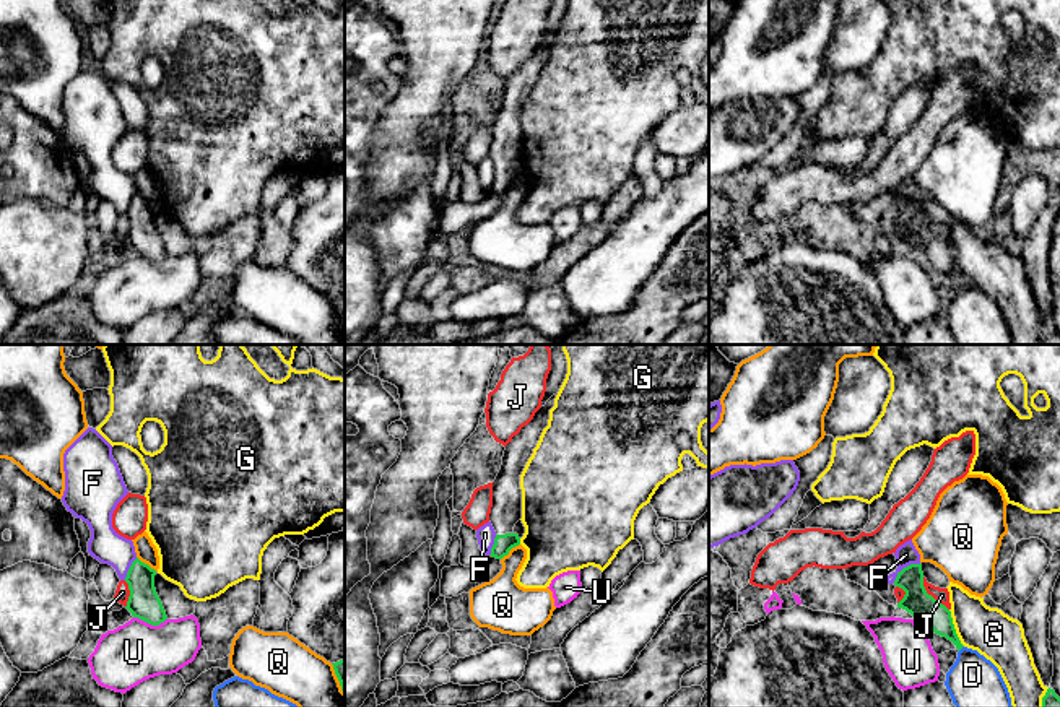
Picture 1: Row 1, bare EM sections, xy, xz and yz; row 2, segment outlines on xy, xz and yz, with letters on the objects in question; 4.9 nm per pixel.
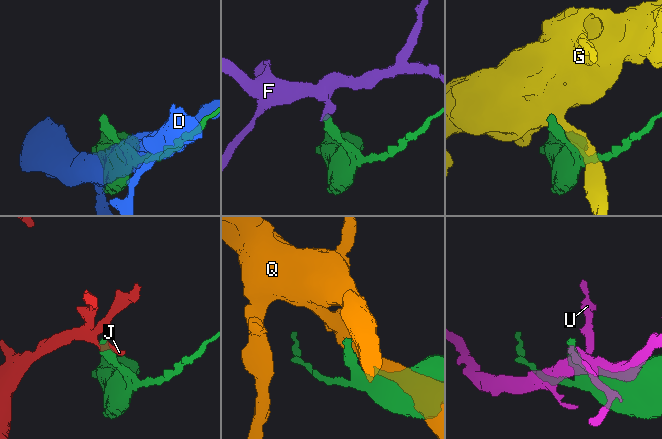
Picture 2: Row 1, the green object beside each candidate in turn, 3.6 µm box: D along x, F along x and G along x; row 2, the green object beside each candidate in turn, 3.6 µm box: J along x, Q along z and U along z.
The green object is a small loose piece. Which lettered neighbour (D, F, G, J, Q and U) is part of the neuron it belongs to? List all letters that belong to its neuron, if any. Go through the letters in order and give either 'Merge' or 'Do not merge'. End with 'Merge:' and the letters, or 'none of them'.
D: Do not merge
F: Do not merge
G: Do not merge
J: Do not merge
Q: Do not merge
U: Do not merge
Merge: none of them

